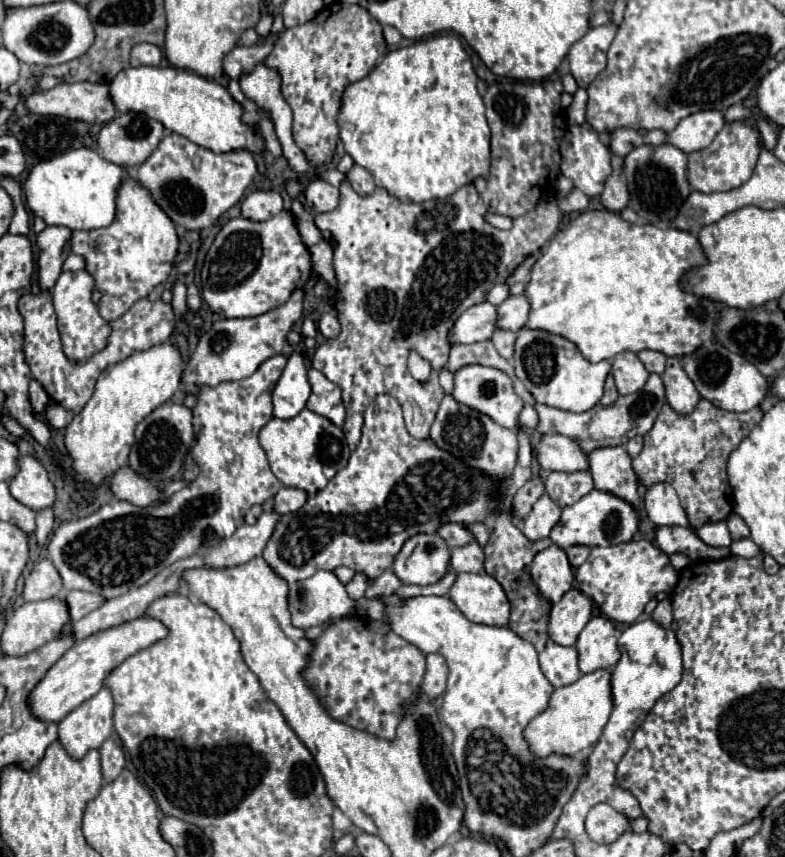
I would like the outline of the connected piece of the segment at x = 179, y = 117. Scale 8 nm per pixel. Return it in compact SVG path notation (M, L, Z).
M129 67L111 81L111 99L119 113L145 113L147 117L163 123L167 131L179 133L189 141L211 149L215 153L249 149L261 153L265 141L241 121L241 105L233 101L227 89L197 73L177 67Z

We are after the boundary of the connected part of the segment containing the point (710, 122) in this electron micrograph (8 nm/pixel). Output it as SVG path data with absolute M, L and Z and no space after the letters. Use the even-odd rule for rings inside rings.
M699 111L679 121L679 125L669 133L669 143L685 153L693 153L709 147L713 137L723 129L721 111Z

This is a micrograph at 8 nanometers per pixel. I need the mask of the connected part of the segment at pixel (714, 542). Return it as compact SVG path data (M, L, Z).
M725 521L719 523L705 523L703 527L697 529L697 535L701 541L705 541L711 547L727 547L731 545L731 535L727 529Z

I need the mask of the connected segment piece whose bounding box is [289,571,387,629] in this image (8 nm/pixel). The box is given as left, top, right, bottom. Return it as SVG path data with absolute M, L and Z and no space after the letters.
M317 571L317 575L289 585L289 611L291 611L291 617L293 617L293 625L301 627L301 629L309 629L309 627L315 627L315 625L323 625L327 621L341 619L345 615L355 613L359 607L365 607L365 611L369 613L371 619L387 621L383 601L379 601L379 599L369 601L365 597L359 599L359 601L349 599L349 595L345 591L345 585L331 571Z

